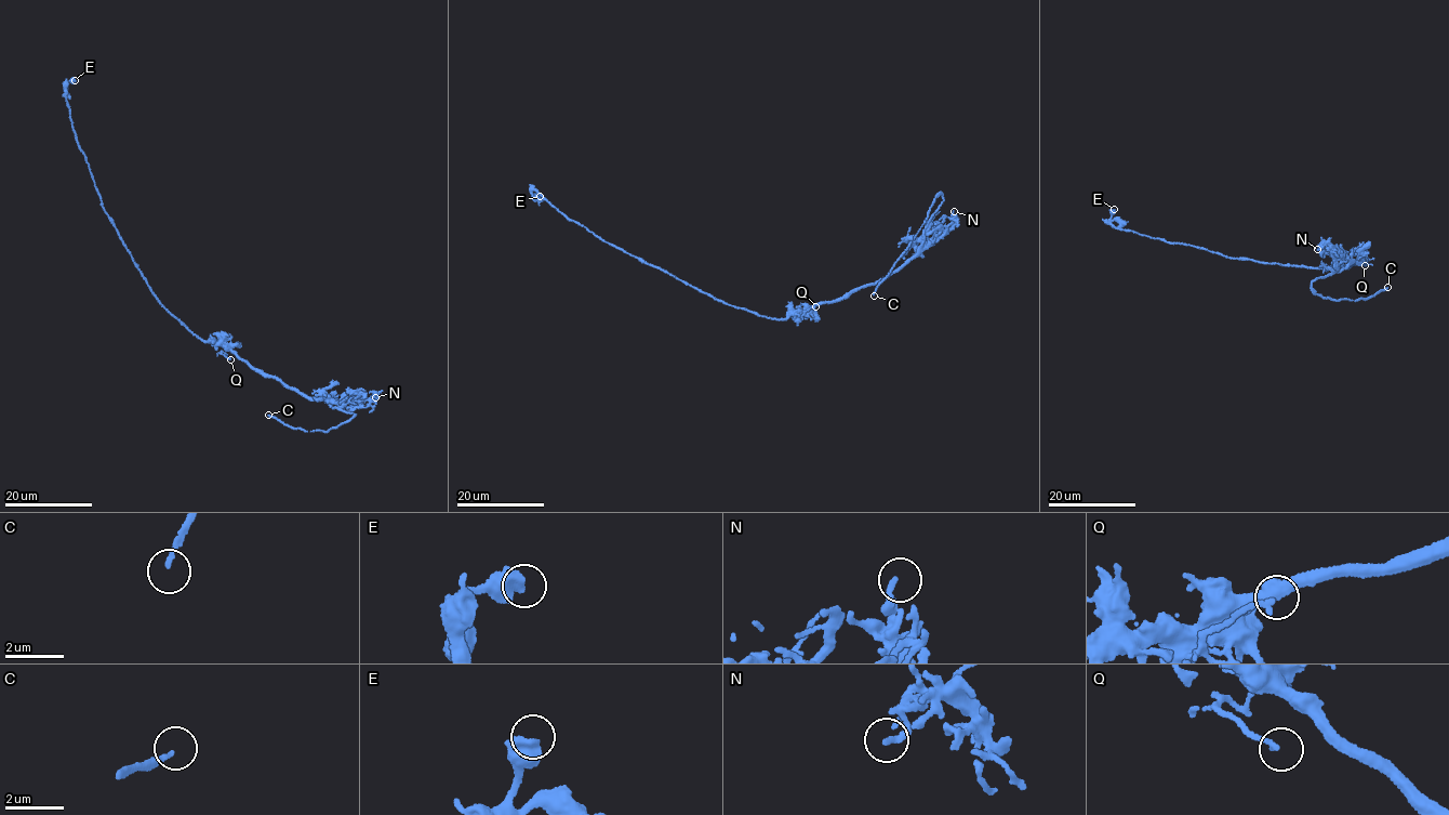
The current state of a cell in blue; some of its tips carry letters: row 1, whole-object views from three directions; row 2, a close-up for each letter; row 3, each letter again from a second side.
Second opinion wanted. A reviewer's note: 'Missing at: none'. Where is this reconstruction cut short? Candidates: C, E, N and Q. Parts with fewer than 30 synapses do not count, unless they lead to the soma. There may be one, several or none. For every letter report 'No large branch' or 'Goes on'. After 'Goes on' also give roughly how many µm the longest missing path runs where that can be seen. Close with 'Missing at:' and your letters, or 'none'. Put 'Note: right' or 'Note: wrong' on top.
Note: wrong
C: Goes on. Missing length about 7 µm
E: No large branch
N: No large branch
Q: No large branch
Missing at: C

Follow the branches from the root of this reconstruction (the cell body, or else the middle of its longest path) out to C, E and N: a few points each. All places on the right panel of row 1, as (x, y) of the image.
C: (1363, 261), (1363, 257), (1367, 260), (1316, 279), (1313, 288), (1323, 297), (1355, 301), (1387, 287)
E: (1363, 261), (1359, 264), (1327, 270), (1233, 259), (1117, 228), (1111, 224), (1114, 209)
N: (1363, 261), (1363, 257), (1361, 260), (1367, 260), (1350, 260), (1328, 244), (1317, 249)

